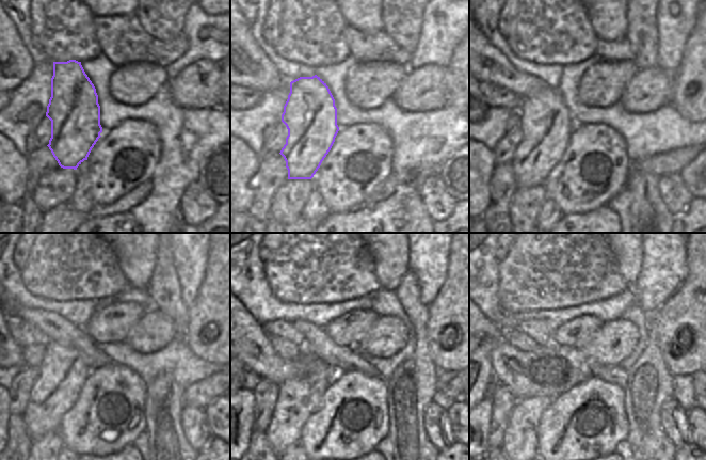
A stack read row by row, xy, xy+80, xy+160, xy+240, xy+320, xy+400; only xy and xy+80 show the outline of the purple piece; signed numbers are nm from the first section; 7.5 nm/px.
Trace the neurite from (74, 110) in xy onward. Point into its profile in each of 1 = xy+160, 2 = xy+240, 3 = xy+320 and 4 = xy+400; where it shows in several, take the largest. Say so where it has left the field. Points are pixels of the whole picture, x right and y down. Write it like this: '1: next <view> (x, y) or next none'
1: next xy+160 (546, 124)
2: next xy+240 (63, 371)
3: next xy+320 (298, 399)
4: next xy+400 (519, 447)

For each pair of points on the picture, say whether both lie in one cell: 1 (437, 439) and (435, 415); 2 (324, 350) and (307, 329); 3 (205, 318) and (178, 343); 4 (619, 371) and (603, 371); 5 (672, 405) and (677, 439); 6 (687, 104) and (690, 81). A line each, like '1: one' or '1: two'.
1: one
2: one
3: two
4: one
5: one
6: one

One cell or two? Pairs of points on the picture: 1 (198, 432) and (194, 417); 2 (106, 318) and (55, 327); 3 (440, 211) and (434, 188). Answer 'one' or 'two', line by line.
1: one
2: two
3: one

